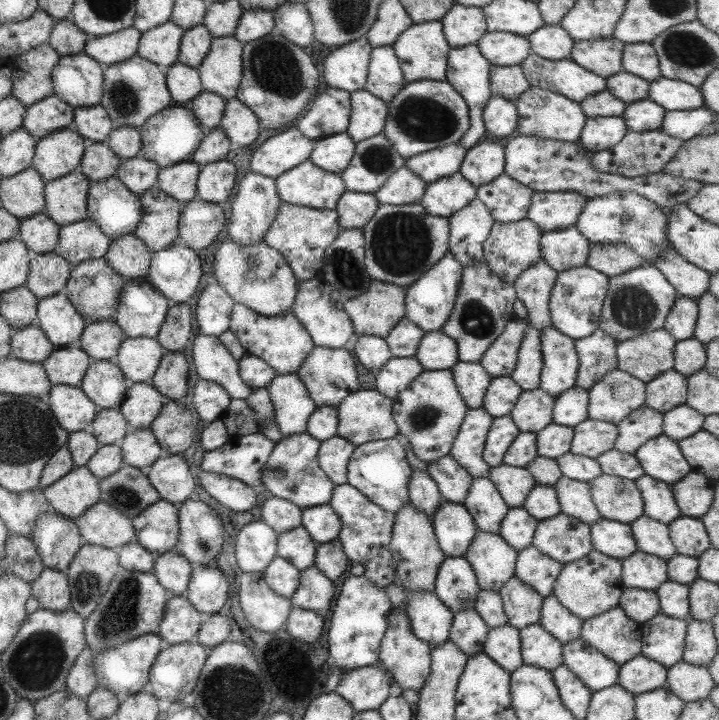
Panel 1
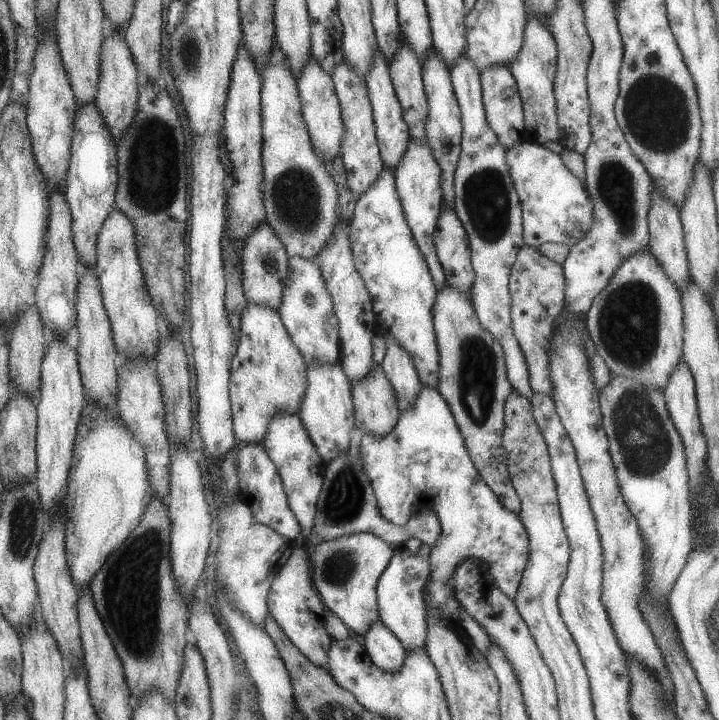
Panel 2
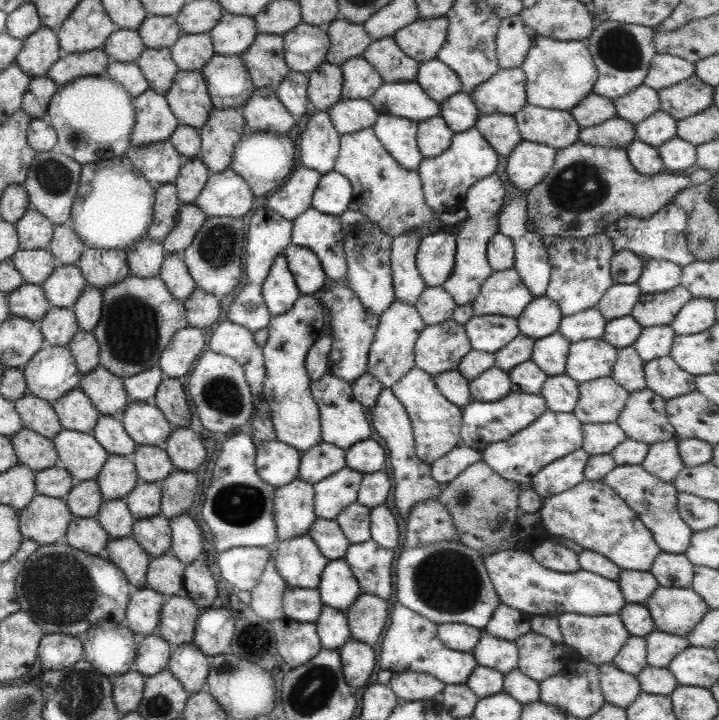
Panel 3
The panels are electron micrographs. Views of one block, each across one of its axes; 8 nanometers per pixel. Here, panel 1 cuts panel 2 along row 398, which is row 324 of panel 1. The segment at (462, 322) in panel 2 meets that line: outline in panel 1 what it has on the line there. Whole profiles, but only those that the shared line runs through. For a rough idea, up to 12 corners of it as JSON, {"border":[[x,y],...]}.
{"border":[[462,268],[441,332],[478,363],[515,317],[512,283]]}

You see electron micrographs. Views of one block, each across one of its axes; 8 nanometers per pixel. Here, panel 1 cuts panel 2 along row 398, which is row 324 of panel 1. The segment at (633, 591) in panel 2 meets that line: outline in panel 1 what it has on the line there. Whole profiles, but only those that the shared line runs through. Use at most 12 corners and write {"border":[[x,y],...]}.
{"border":[[557,272],[551,327],[573,340],[598,330],[608,277]]}

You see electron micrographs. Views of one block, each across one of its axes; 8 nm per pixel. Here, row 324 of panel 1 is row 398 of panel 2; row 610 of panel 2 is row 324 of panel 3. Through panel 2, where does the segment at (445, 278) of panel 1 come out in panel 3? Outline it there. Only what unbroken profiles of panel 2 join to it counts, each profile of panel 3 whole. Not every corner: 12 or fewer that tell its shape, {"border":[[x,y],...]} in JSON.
{"border":[[453,320],[426,325],[414,366],[433,377],[456,370],[471,349]]}

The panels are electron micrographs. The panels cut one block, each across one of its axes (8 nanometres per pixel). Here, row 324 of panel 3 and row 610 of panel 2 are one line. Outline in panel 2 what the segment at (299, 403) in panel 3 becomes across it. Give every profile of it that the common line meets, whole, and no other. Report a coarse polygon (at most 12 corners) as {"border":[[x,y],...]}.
{"border":[[293,547],[267,611],[286,639],[327,672],[327,611]]}

